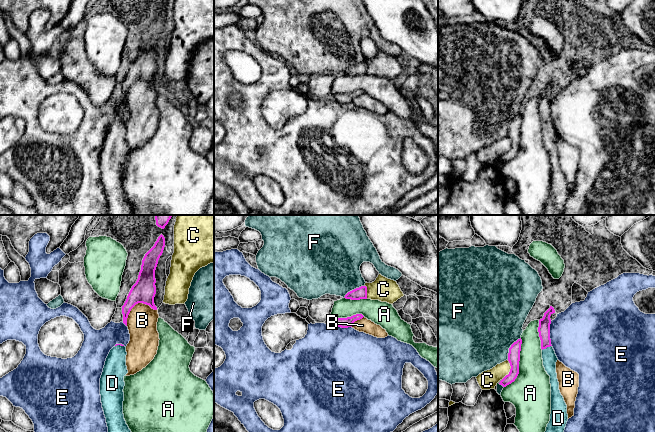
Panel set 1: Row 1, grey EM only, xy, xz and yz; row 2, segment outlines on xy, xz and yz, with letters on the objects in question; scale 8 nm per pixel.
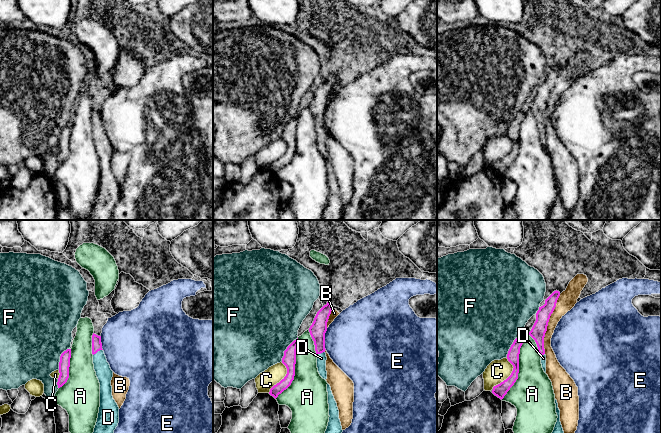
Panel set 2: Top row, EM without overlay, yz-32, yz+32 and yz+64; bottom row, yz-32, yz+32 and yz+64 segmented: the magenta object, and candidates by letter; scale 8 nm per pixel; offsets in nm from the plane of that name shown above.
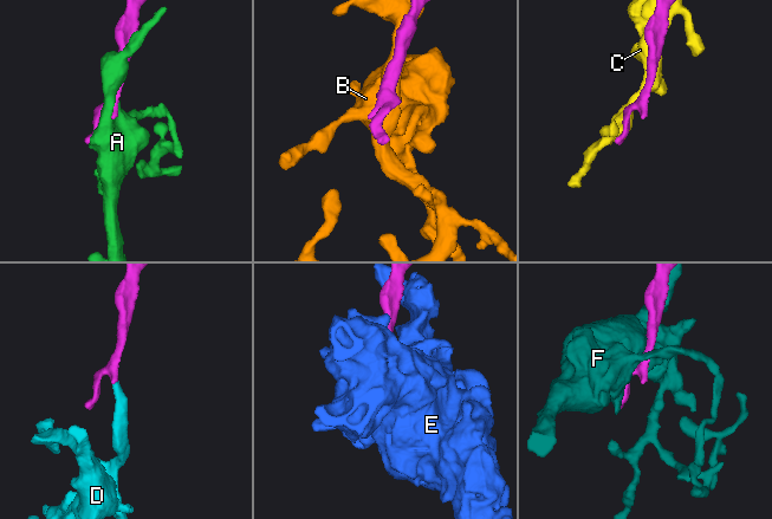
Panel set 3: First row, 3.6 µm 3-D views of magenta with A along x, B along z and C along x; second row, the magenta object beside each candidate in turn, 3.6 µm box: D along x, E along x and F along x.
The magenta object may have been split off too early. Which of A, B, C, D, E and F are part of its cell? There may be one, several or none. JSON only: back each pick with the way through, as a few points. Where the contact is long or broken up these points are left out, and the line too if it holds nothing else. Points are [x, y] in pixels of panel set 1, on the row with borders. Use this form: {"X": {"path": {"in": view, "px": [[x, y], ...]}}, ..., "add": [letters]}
{"D": {"path": {"in": "yz", "px": [[544, 324], [546, 347], [549, 357]]}}, "add": ["D"]}

